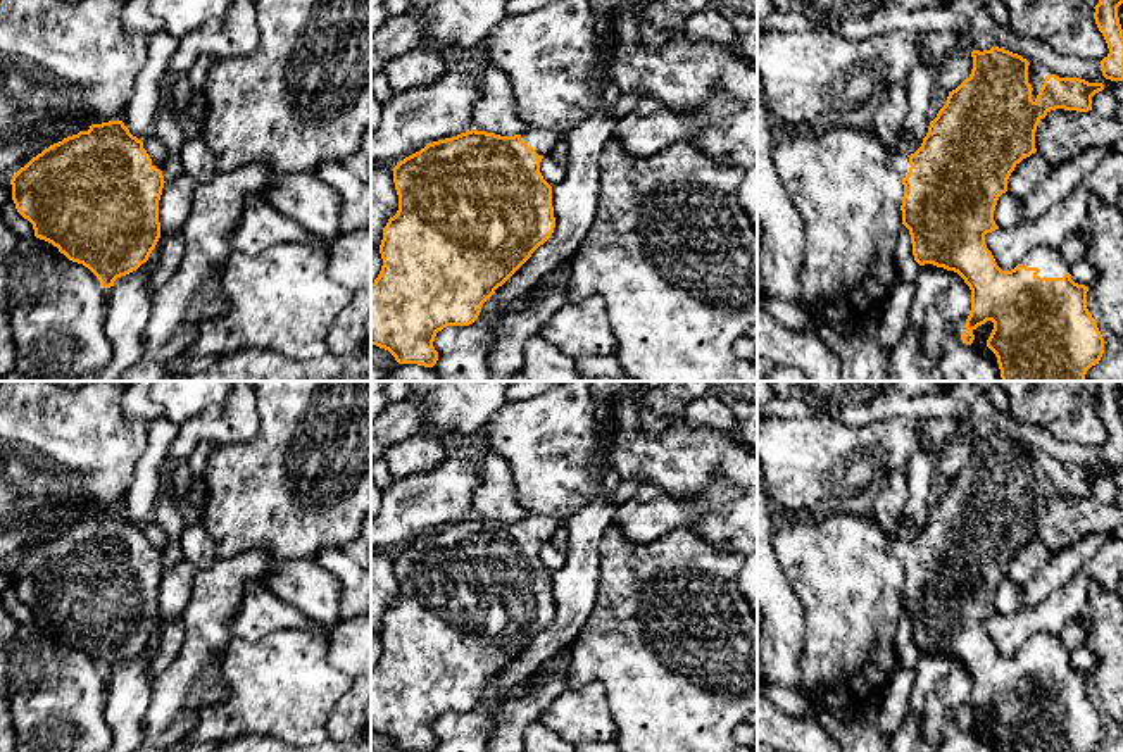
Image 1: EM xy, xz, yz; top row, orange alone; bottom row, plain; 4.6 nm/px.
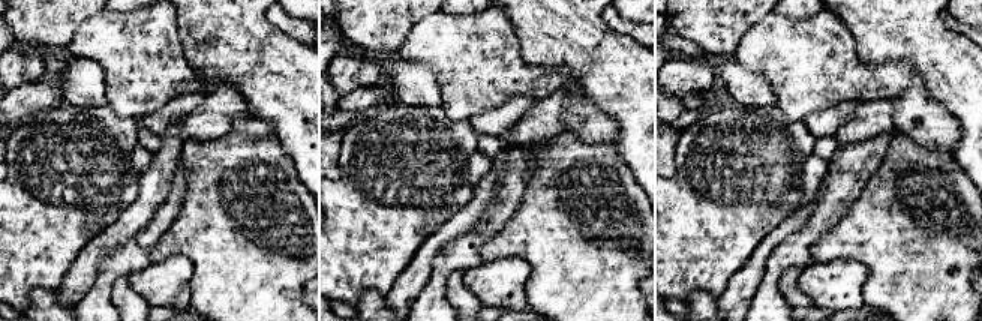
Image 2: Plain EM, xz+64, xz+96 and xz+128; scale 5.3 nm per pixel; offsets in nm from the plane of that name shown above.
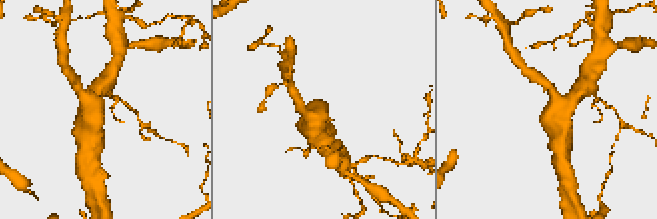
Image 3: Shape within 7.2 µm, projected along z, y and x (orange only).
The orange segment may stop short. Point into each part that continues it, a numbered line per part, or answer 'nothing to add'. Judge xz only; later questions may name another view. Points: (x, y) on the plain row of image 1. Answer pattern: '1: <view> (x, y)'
1: xz (542, 526)

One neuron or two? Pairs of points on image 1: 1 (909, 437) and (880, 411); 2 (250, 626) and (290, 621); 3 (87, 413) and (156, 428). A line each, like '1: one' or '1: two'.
1: two
2: one
3: two

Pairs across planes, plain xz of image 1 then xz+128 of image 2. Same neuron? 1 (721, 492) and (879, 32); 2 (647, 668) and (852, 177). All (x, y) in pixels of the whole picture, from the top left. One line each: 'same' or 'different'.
1: different
2: different

